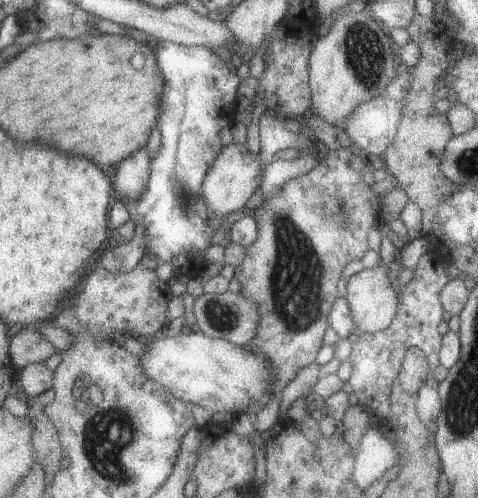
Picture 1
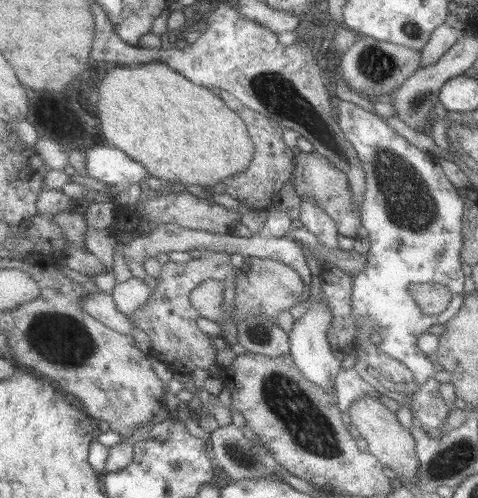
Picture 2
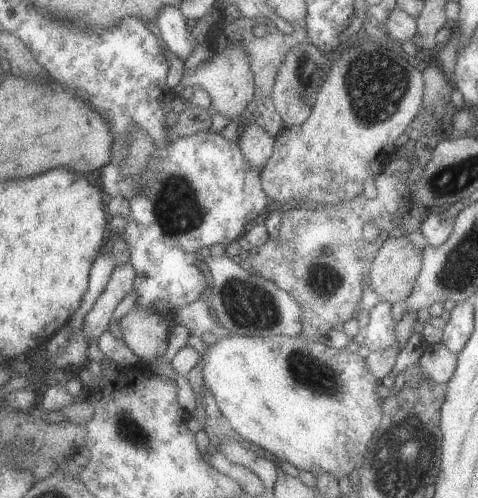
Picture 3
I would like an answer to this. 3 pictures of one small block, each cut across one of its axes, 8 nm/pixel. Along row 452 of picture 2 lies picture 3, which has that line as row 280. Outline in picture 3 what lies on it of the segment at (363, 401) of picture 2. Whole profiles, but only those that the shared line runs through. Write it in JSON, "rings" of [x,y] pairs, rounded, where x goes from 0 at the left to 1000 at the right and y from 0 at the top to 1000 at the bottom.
{"rings":[[[856,470],[839,474],[839,478],[814,478],[785,530],[780,530],[780,554],[776,554],[776,582],[780,590],[793,594],[793,602],[801,606],[839,606],[847,610],[847,602],[868,586],[868,570],[877,566],[877,554],[885,550],[885,534],[889,534],[889,510],[885,502],[877,502],[856,478]]]}

